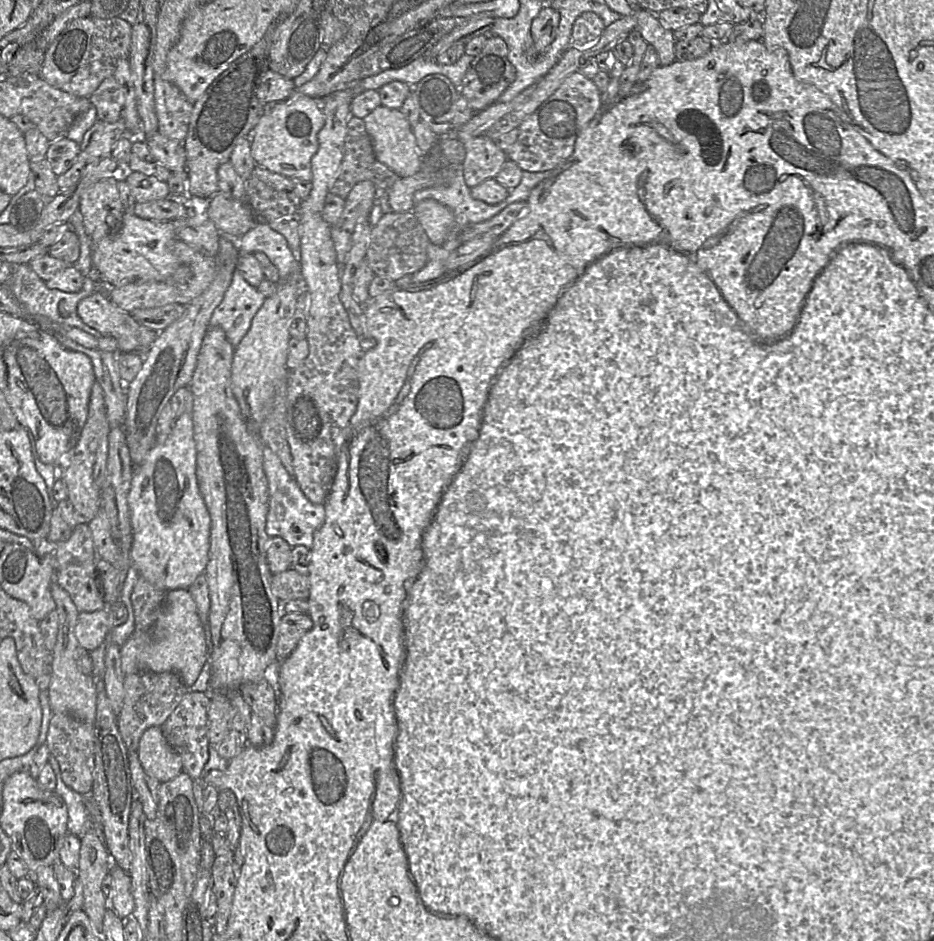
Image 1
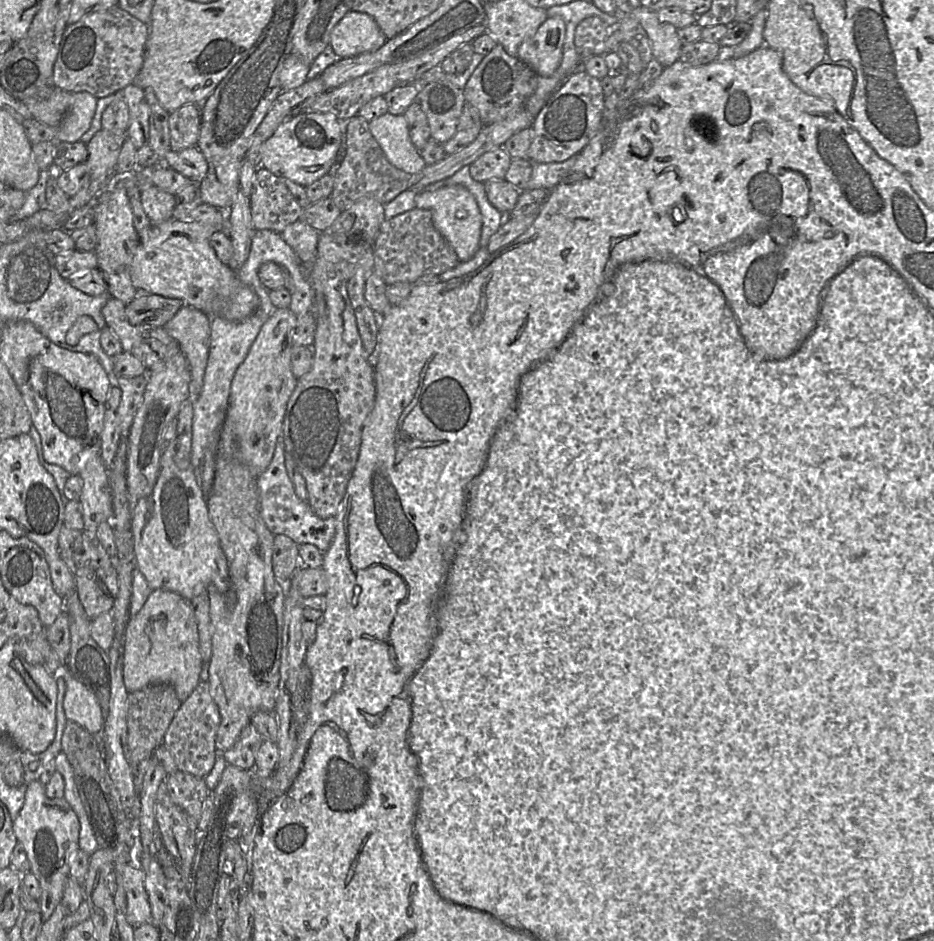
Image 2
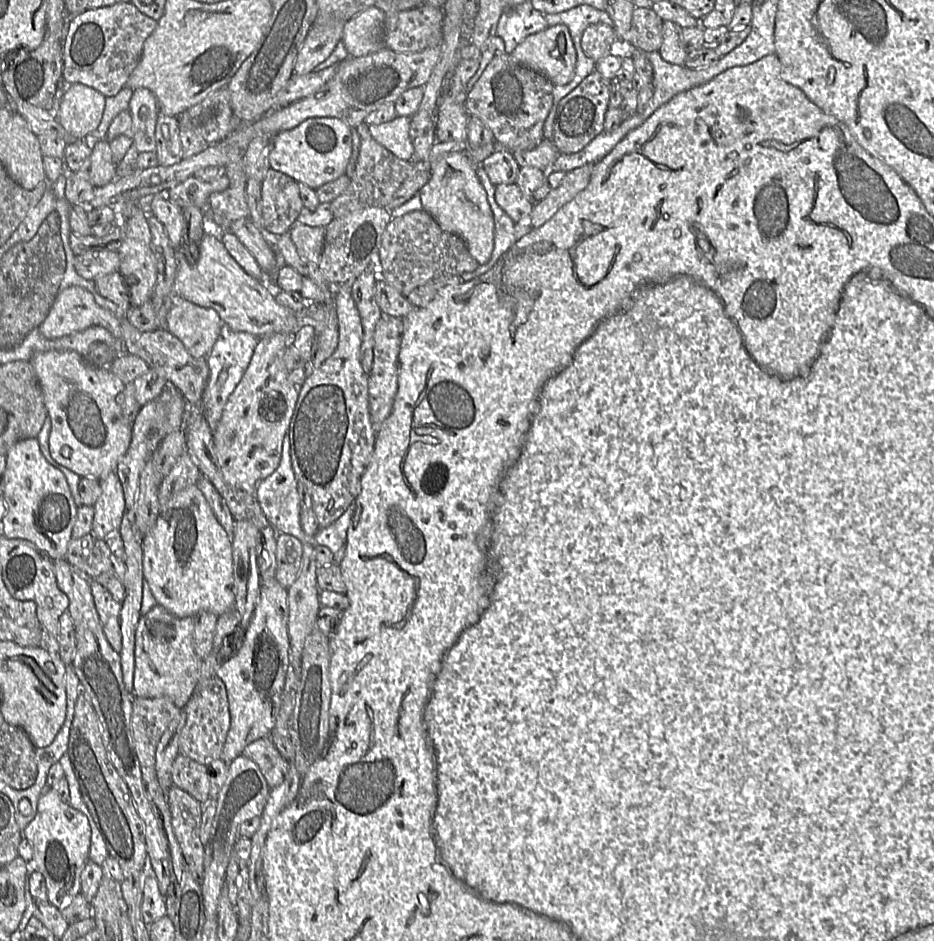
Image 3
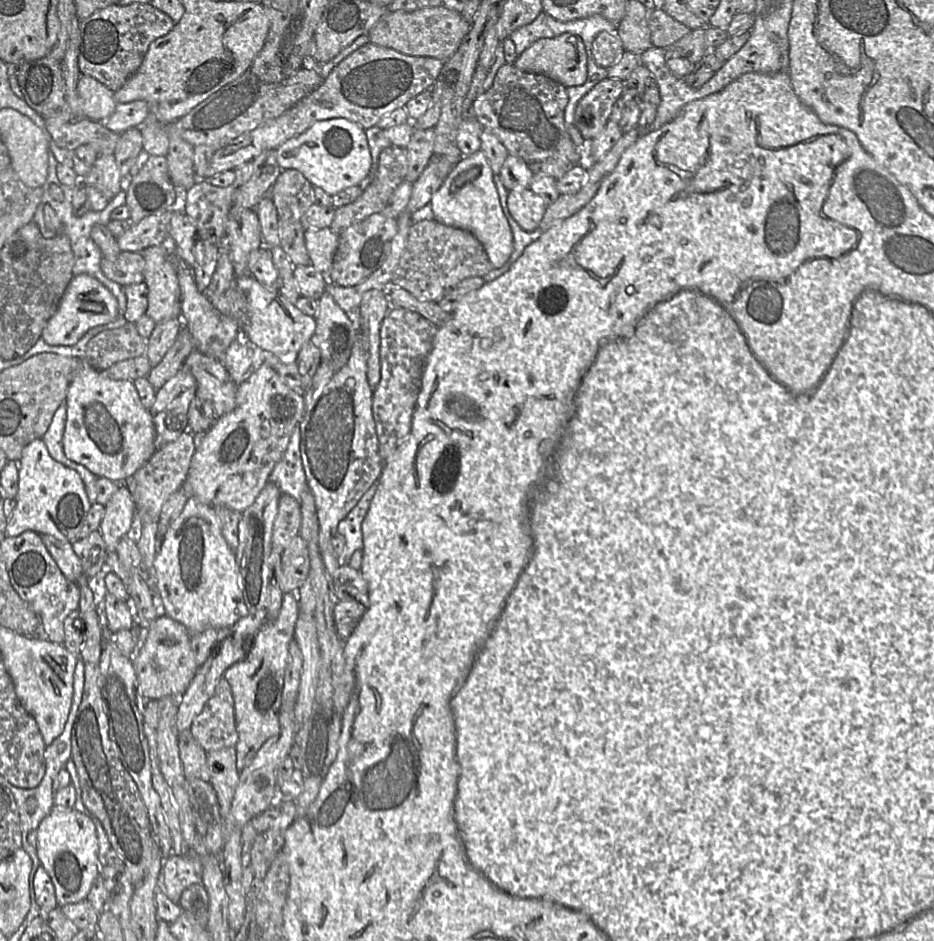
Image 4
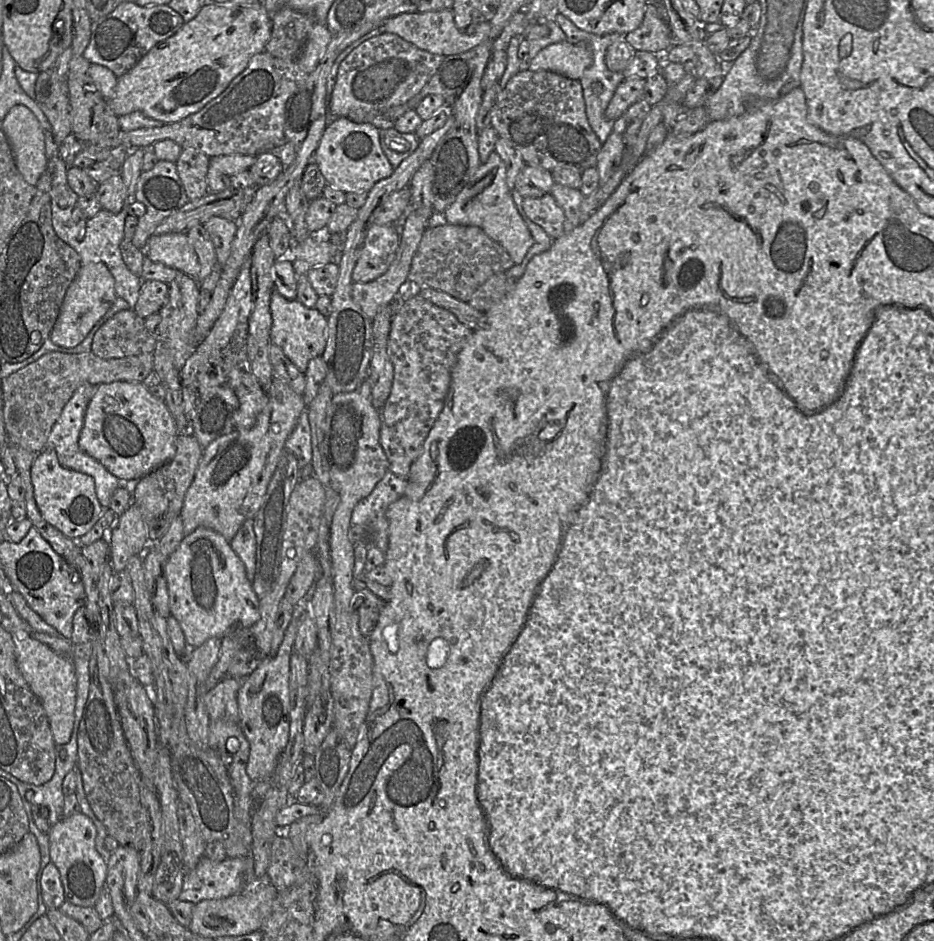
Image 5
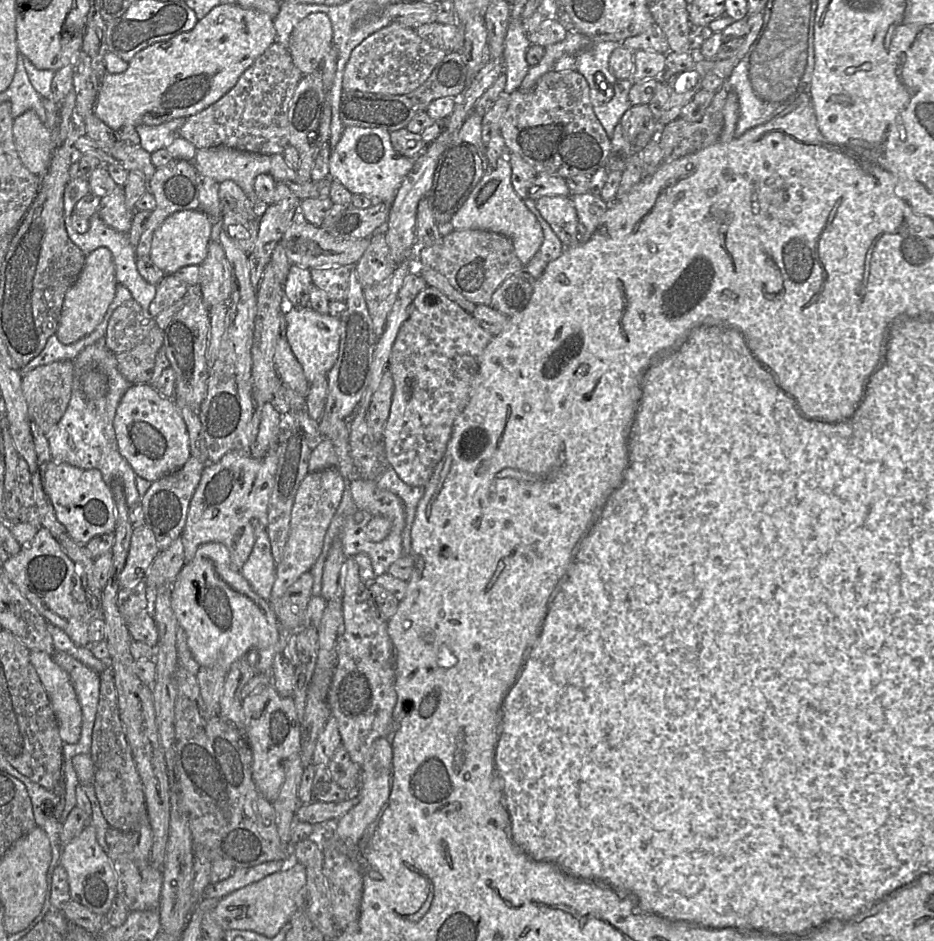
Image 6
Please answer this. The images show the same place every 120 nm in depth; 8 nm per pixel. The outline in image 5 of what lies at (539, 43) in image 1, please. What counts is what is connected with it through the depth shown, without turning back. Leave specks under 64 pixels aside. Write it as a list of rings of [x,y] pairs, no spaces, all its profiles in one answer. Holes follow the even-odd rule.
[[[565,40],[539,51],[529,61],[527,70],[546,70],[579,80],[591,63],[592,54],[586,43]]]

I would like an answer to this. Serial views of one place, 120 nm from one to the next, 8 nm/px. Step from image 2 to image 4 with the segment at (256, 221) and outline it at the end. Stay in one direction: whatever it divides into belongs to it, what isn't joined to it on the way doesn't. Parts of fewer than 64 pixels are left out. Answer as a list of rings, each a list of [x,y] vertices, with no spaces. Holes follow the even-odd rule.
[[[284,169],[272,185],[269,196],[264,197],[272,200],[280,220],[298,221],[314,203],[313,185],[298,170]]]

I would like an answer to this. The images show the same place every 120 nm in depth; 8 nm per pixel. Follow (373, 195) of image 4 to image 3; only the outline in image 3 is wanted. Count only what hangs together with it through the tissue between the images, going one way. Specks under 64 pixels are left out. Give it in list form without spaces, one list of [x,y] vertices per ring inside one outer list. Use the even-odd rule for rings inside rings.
[[[360,123],[354,129],[359,136],[358,157],[348,188],[330,203],[334,218],[343,217],[365,208],[387,207],[396,191],[414,171],[412,161],[399,159],[374,140],[367,124]]]

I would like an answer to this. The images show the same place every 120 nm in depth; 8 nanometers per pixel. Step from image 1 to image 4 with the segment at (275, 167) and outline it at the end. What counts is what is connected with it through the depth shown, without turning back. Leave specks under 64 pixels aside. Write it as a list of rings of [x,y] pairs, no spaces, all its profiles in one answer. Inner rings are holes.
[[[343,118],[315,122],[302,134],[281,144],[275,152],[281,169],[298,170],[313,186],[330,195],[360,186],[369,176],[372,165],[365,130]]]

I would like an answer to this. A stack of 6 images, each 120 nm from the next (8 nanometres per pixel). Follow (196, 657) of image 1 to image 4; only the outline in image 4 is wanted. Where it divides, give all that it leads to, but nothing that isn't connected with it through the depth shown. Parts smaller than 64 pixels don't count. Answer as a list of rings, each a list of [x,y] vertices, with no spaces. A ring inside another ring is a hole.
[[[166,614],[158,616],[147,628],[147,637],[132,662],[140,686],[141,695],[147,699],[165,696],[180,698],[197,673],[197,663],[190,643],[190,633],[184,625]]]

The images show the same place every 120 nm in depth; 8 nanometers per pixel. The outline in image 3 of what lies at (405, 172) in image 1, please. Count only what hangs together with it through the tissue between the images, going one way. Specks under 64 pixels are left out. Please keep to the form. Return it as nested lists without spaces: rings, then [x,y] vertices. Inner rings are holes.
[[[397,116],[390,122],[370,125],[371,137],[393,155],[405,161],[412,161],[414,147],[410,139],[410,117]]]

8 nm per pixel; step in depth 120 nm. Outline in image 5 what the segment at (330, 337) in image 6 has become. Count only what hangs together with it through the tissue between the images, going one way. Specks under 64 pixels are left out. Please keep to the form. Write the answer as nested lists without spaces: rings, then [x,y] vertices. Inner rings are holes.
[[[273,292],[270,300],[272,325],[270,331],[271,343],[279,346],[286,357],[305,373],[309,361],[322,356],[327,342],[327,318],[315,308],[307,308],[297,300],[288,300]]]

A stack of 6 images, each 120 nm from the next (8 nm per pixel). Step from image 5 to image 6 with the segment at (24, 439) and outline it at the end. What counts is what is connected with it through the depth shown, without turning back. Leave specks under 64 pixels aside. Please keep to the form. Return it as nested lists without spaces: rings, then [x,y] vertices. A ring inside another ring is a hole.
[[[155,325],[139,345],[128,352],[115,355],[117,369],[129,384],[147,384],[163,340],[164,331]],[[71,360],[37,366],[22,377],[22,391],[27,402],[30,421],[46,437],[50,435],[67,409],[72,392],[73,377],[74,363]]]

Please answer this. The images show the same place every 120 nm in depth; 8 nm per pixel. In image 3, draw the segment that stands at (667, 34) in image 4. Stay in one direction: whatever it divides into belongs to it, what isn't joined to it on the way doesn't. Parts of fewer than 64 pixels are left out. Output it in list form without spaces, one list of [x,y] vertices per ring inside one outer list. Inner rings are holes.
[[[638,8],[633,11],[632,25],[622,40],[623,49],[633,46],[644,53],[659,51],[662,37],[663,20],[652,8]]]

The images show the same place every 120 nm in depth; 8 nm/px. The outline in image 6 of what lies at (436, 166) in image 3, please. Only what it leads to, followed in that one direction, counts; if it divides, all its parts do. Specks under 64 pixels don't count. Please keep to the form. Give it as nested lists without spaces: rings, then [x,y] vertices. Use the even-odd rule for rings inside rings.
[[[501,156],[496,167],[479,181],[450,223],[455,230],[485,230],[508,237],[517,257],[526,265],[541,247],[544,234],[536,216],[516,194],[511,183],[511,172],[508,158]]]

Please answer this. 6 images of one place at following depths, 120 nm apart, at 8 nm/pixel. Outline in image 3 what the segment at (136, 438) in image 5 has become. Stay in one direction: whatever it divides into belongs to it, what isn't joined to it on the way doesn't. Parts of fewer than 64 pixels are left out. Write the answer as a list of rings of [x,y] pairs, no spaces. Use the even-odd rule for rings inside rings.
[[[72,350],[37,352],[29,362],[37,375],[51,420],[51,457],[80,477],[103,479],[115,473],[132,438],[132,424],[124,417],[116,401],[126,384],[108,367],[95,366]]]

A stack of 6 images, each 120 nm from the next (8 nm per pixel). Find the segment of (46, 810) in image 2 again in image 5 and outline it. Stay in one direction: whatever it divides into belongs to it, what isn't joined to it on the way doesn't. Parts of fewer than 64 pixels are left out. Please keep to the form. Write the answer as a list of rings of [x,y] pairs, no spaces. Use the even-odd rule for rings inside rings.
[[[83,813],[62,817],[48,832],[51,862],[58,868],[64,888],[65,902],[84,907],[95,904],[106,886],[107,861],[96,849],[97,829]]]

